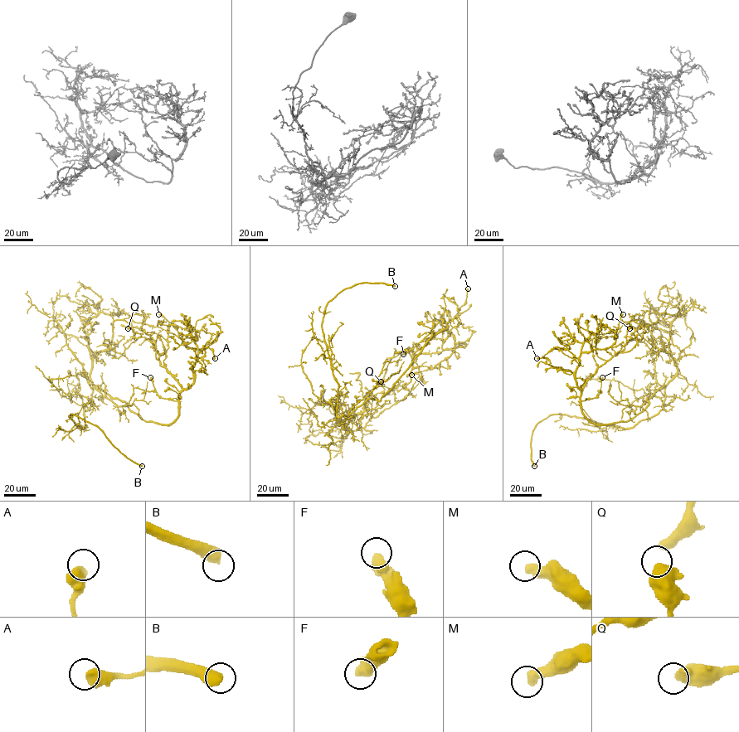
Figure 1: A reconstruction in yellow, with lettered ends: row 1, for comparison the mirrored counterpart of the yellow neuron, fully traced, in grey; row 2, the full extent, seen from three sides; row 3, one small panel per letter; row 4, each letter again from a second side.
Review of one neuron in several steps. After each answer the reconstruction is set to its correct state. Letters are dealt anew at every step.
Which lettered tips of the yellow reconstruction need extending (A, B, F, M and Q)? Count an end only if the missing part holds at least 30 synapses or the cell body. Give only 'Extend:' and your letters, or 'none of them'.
Extend: B

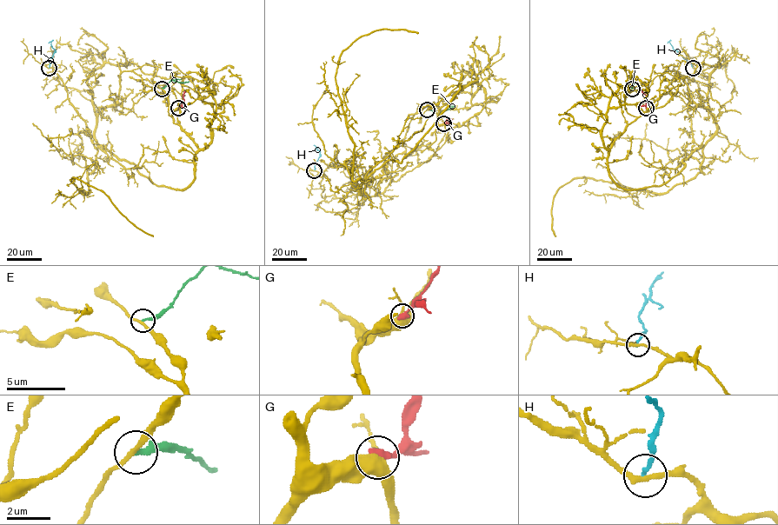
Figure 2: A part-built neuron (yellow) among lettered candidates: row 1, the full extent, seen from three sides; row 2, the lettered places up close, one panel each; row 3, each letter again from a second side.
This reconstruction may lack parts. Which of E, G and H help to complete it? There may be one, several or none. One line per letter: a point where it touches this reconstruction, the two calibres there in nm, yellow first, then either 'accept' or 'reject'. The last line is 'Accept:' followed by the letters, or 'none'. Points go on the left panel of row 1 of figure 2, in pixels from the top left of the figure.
E: contact (162, 89); calibres 220 and 280 nm; reject
G: contact (178, 108); calibres 400 and 420 nm; reject
H: contact (49, 68); calibres 240 and 180 nm; reject
Accept: none

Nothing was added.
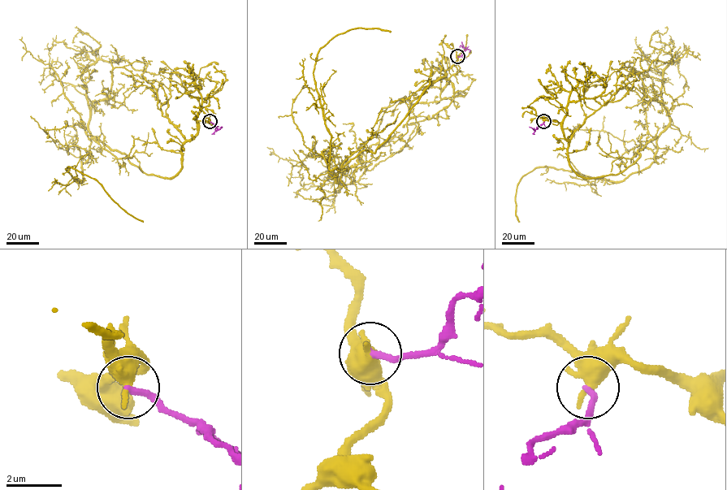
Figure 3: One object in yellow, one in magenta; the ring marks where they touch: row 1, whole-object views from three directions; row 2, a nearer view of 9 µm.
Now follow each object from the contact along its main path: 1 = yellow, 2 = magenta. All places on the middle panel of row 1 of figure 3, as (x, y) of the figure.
1: (457, 56), (374, 152), (361, 150), (331, 170), (331, 136), (313, 74), (318, 51), (348, 30), (391, 31)
2: (457, 56), (460, 57), (467, 49), (462, 41)

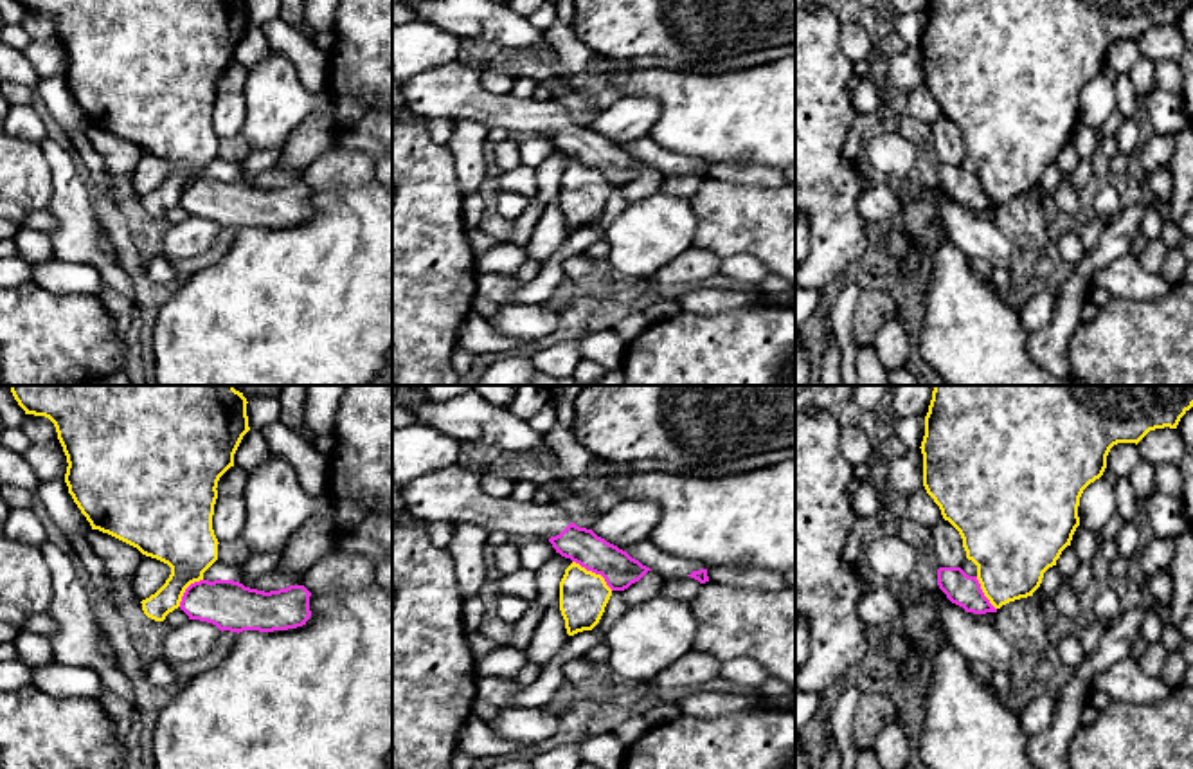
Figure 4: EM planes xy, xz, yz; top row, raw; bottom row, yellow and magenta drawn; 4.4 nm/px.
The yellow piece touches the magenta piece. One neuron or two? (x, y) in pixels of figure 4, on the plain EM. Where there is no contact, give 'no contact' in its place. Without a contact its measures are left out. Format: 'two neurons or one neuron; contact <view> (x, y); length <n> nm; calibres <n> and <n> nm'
two neurons; contact xz (594, 170); length 220 nm; calibres 220 and 160 nm

